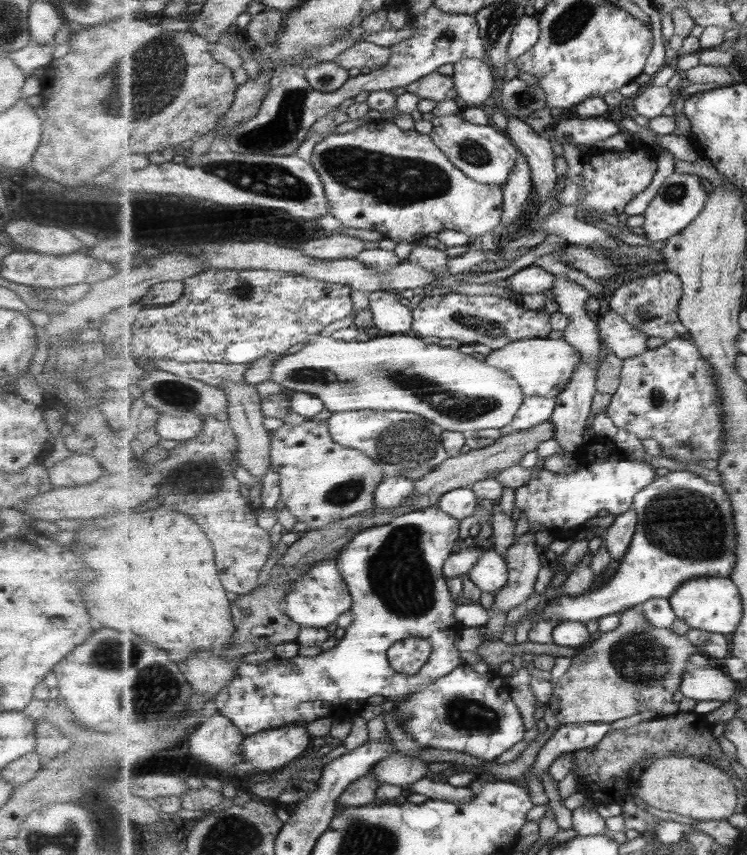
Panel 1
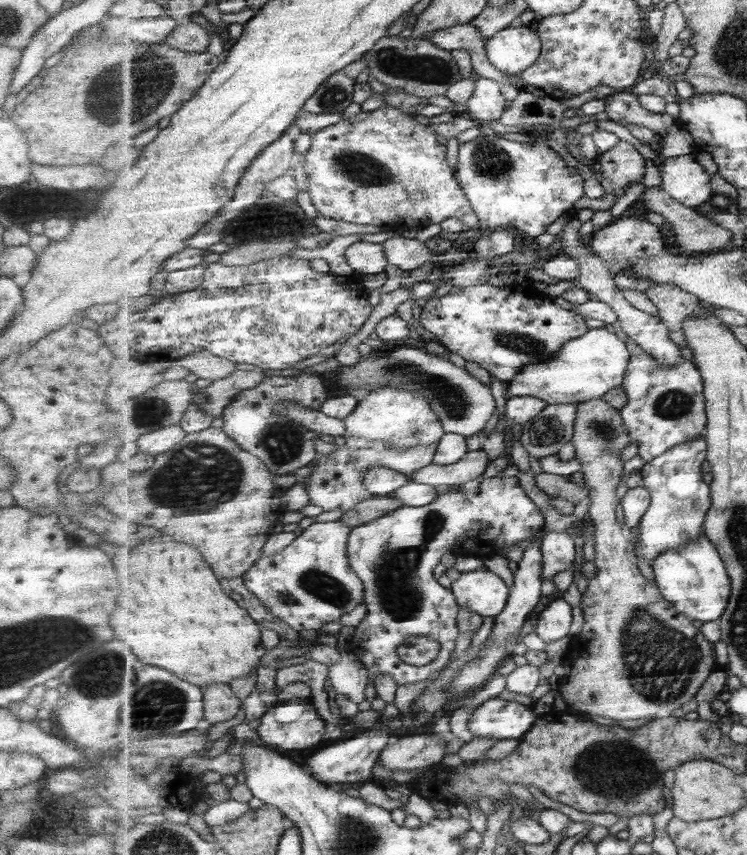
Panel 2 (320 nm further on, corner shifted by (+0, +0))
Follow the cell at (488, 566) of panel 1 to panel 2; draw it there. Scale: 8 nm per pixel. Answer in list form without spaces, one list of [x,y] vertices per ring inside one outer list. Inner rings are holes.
[[[488,569],[466,572],[451,583],[460,608],[468,608],[481,616],[496,618],[510,600],[509,586],[503,578]]]

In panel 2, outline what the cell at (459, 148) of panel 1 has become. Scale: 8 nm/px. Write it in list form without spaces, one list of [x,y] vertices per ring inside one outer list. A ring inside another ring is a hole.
[[[481,134],[459,146],[454,173],[462,189],[466,191],[471,207],[480,218],[481,228],[492,230],[497,226],[514,226],[522,235],[534,239],[545,234],[555,220],[559,220],[568,210],[573,209],[583,196],[585,197],[584,176],[578,167],[579,165],[569,166],[547,143],[515,142],[497,135]]]

